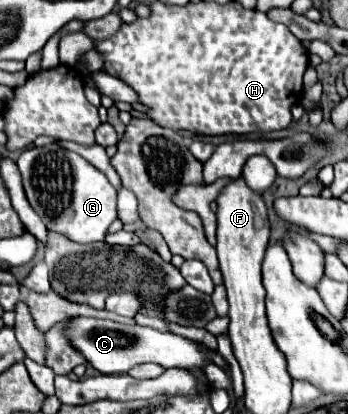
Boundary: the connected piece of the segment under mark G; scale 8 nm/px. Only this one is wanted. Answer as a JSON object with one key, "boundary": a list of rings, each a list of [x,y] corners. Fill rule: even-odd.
{"boundary":[[[57,143],[27,147],[17,165],[23,175],[25,195],[49,231],[63,233],[77,243],[105,239],[107,227],[117,219],[117,191],[97,167]]]}

